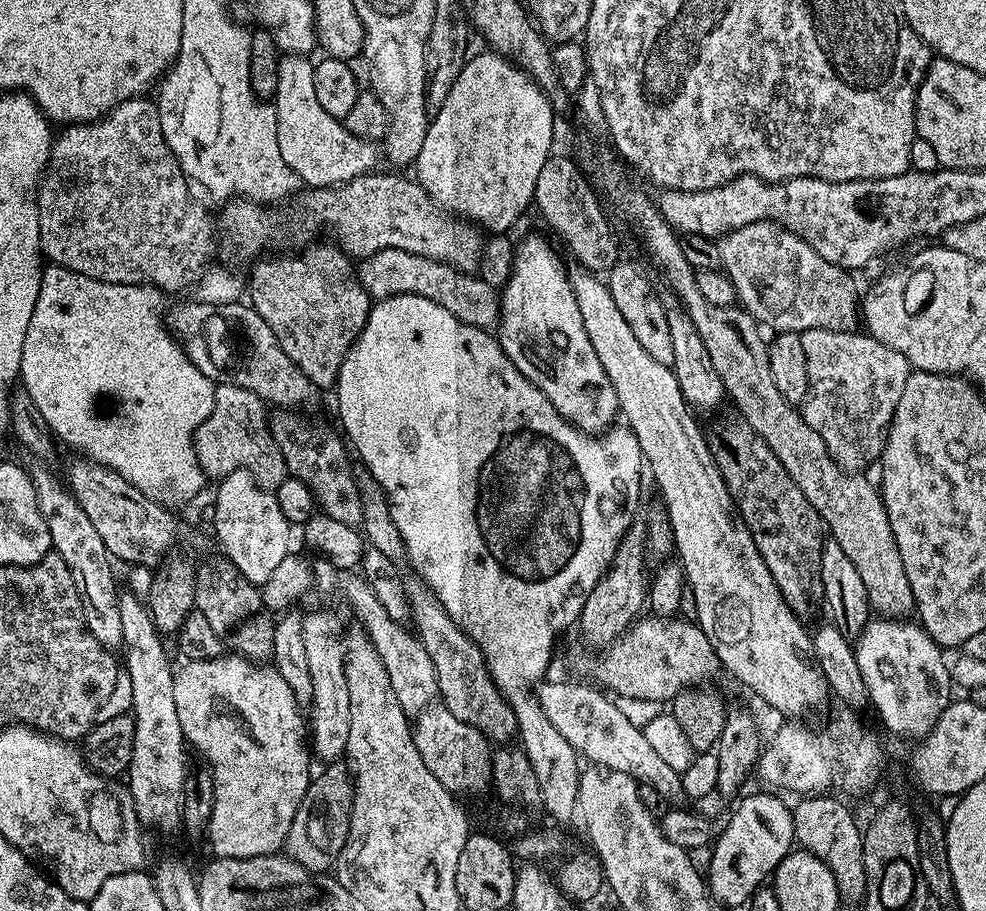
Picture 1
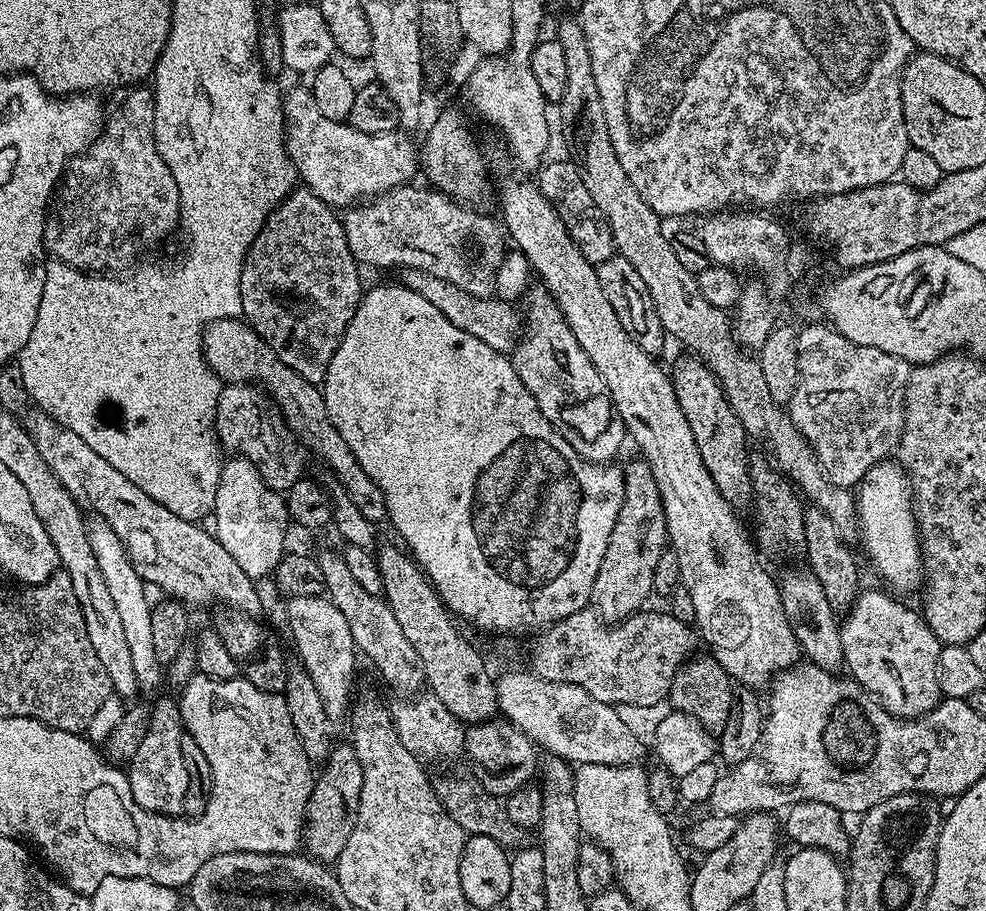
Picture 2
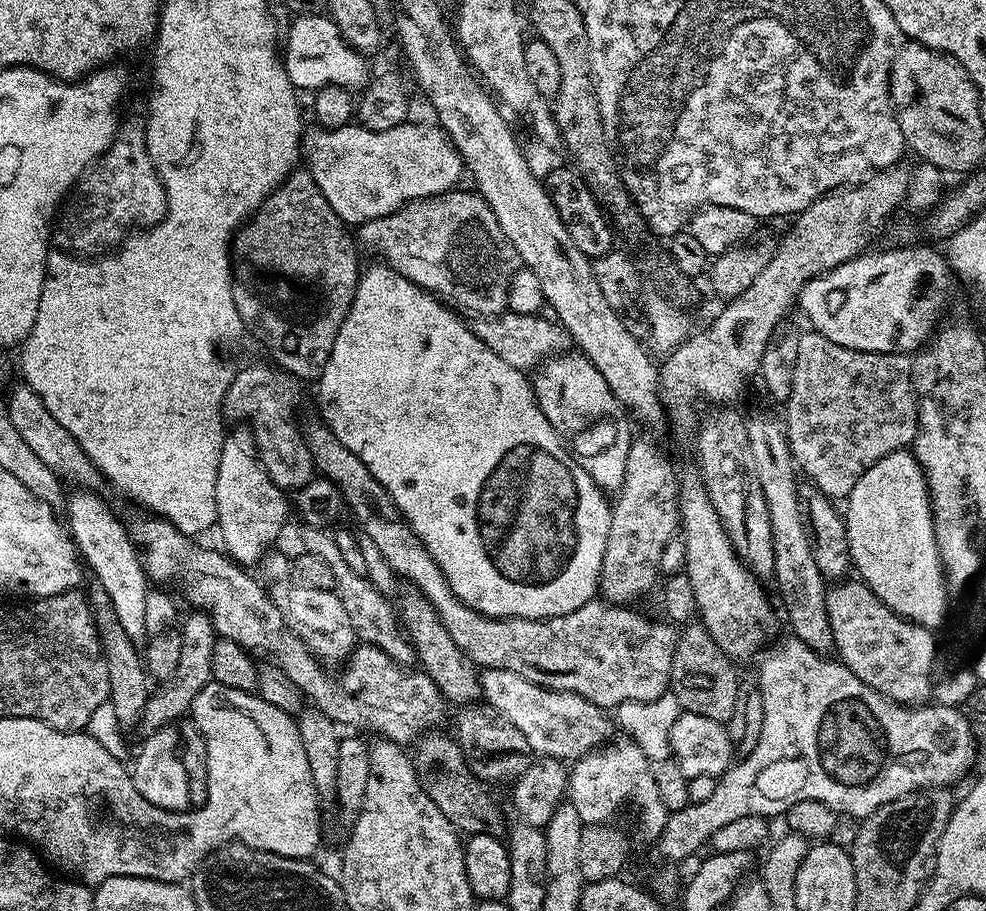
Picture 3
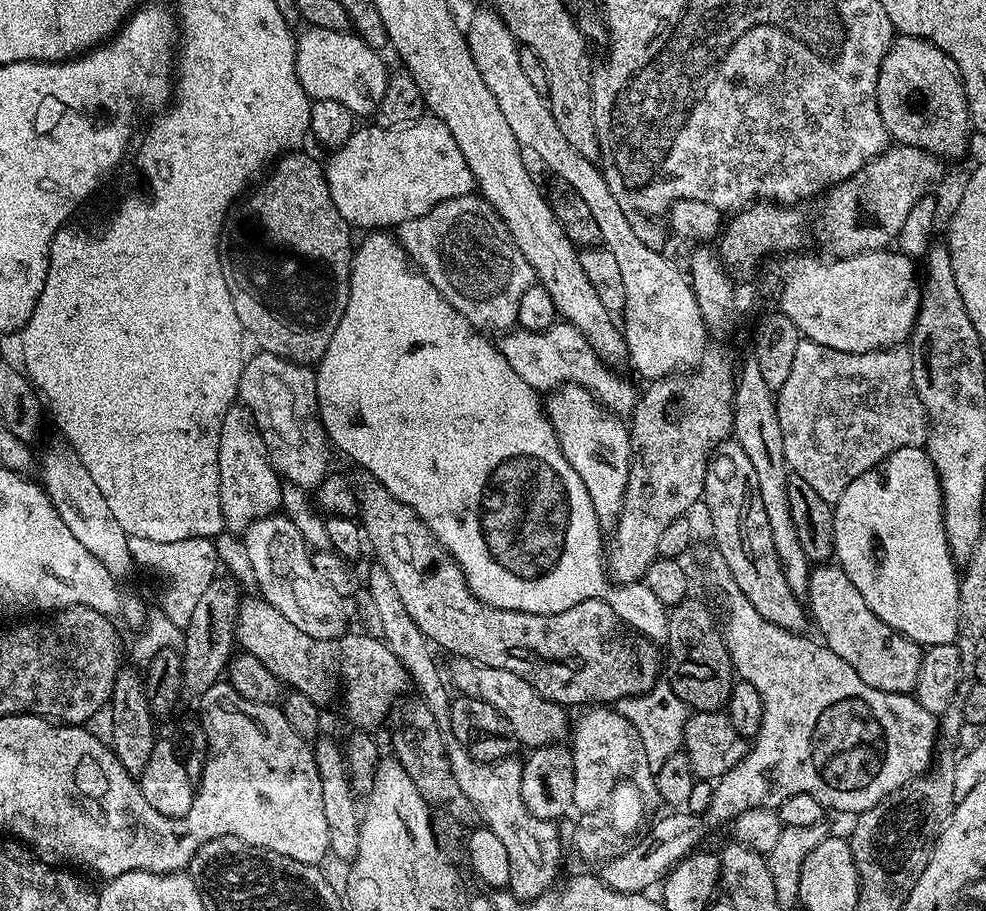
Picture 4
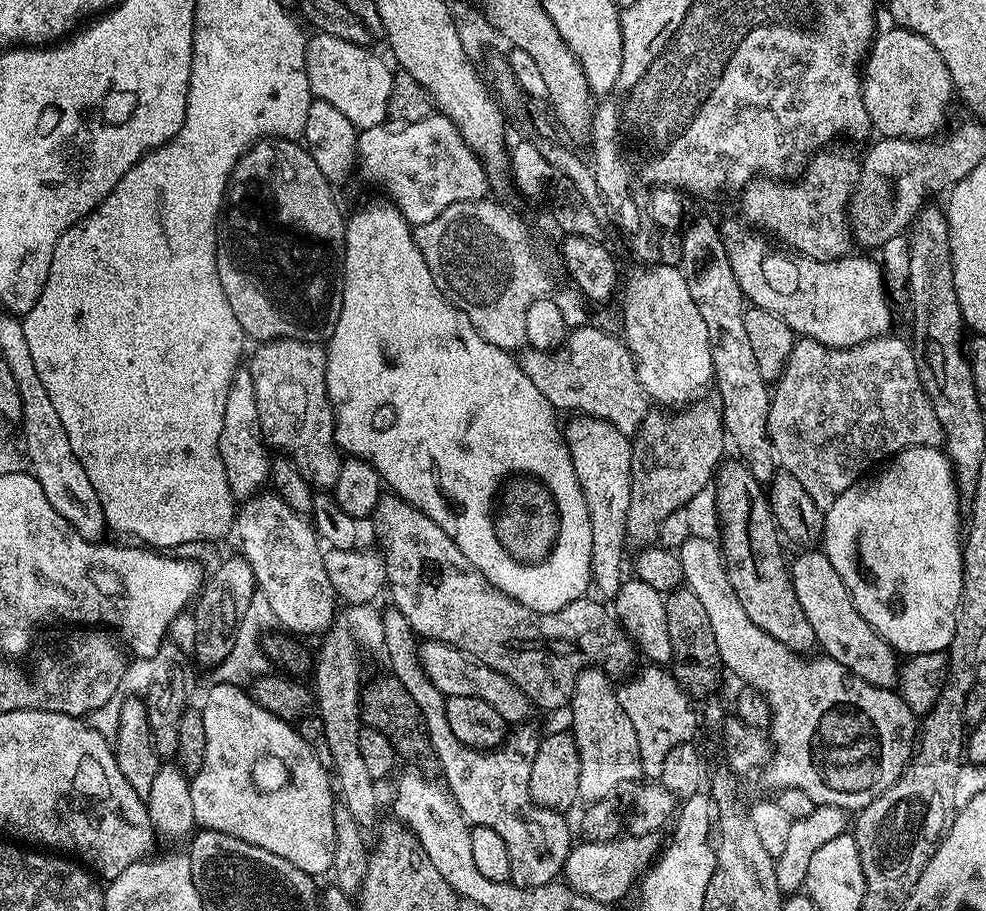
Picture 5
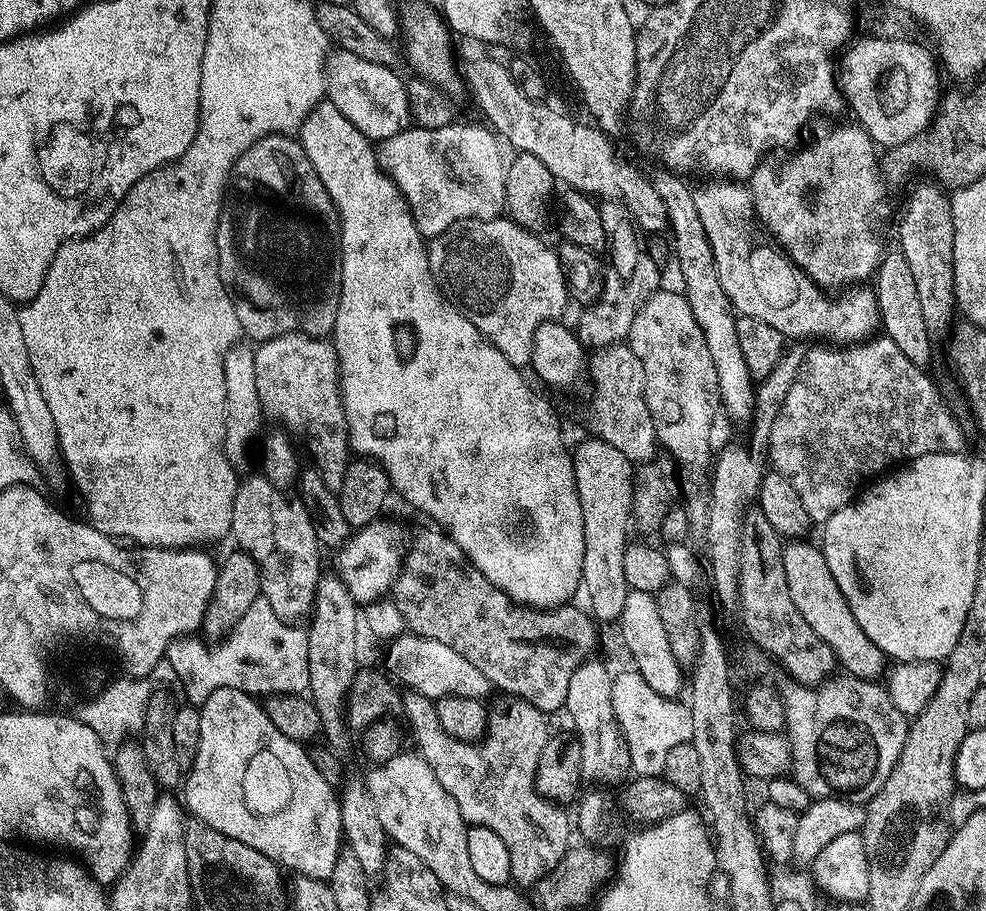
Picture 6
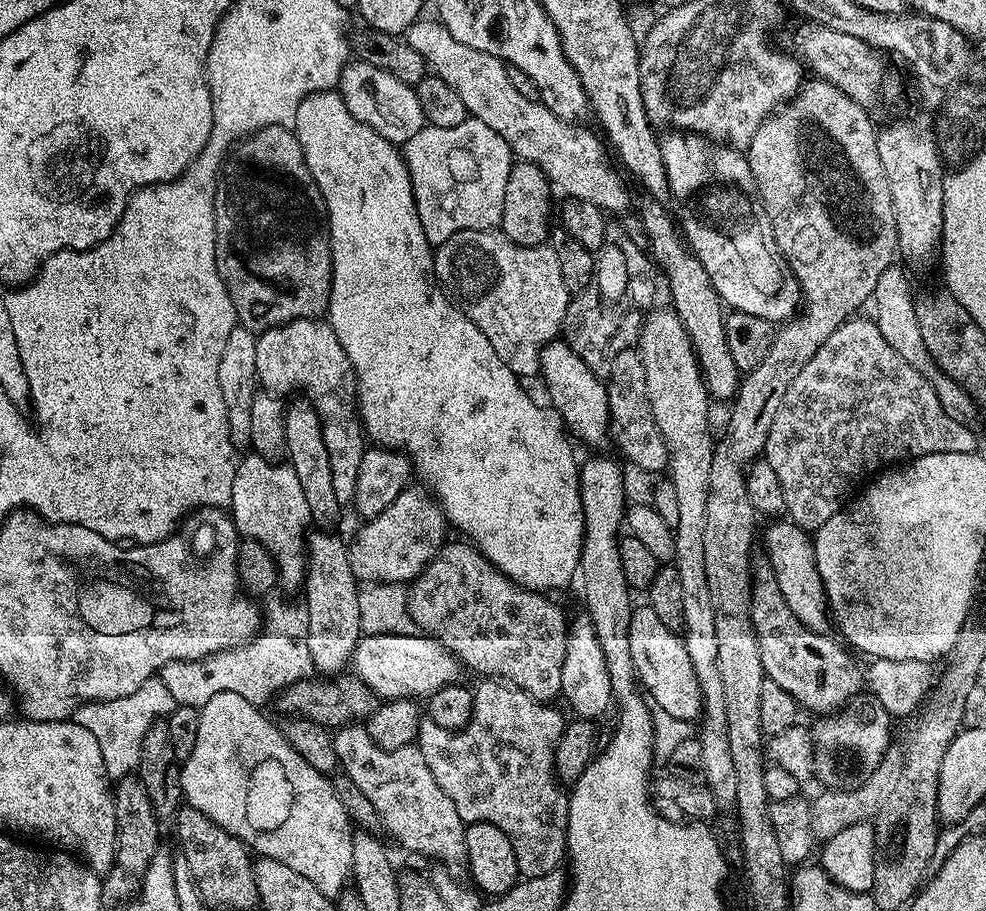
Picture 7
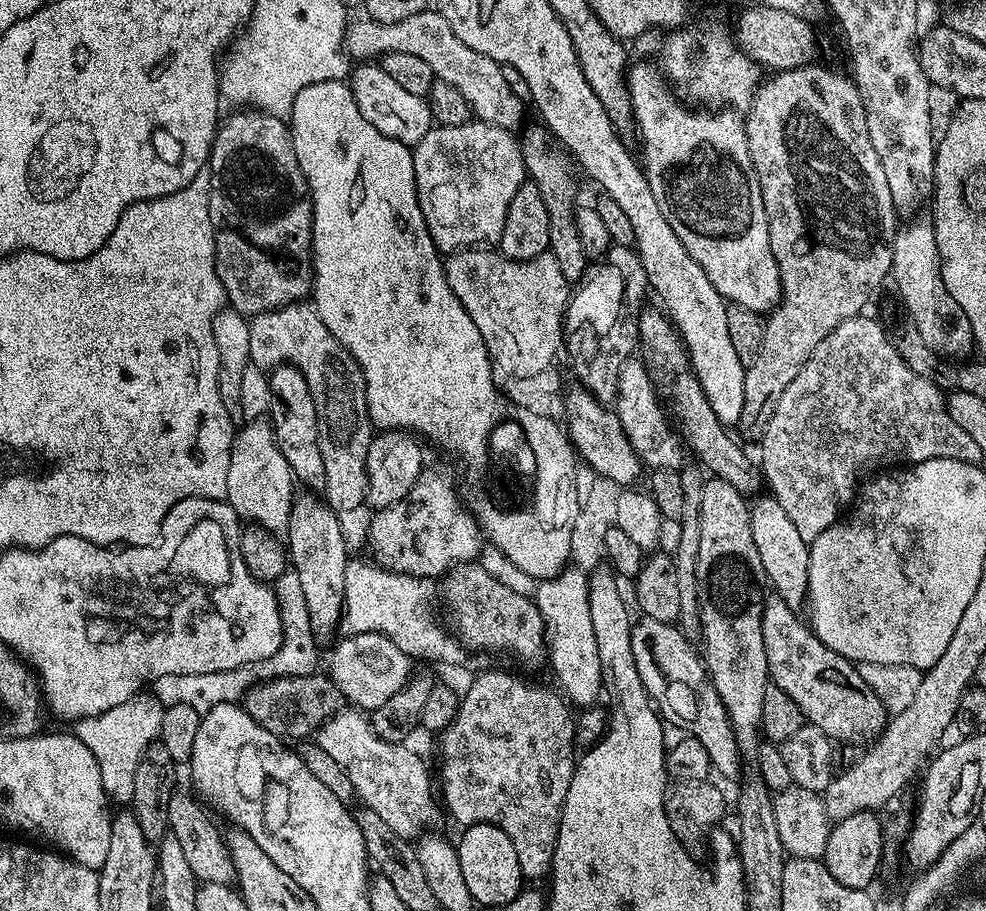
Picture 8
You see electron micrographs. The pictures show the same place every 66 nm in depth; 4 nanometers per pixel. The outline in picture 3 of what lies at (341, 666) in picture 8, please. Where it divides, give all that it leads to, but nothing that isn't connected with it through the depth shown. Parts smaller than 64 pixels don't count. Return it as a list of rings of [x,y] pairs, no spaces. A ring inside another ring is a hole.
[[[483,669],[480,672],[480,694],[483,703],[498,710],[498,714],[502,714],[502,718],[510,718],[510,722],[514,722],[514,726],[518,726],[518,730],[522,730],[526,742],[530,742],[532,751],[537,757],[549,756],[555,760],[575,762],[587,752],[595,752],[597,748],[609,743],[611,736],[608,735],[611,734],[612,728],[614,732],[614,724],[609,713],[605,709],[599,708],[594,702],[590,702],[578,694],[543,688],[522,678],[522,674],[514,674],[514,670]]]

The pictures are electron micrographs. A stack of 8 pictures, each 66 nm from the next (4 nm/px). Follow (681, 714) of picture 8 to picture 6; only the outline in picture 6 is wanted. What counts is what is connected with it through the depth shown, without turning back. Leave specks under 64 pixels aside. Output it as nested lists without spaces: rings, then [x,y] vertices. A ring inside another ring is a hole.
[[[629,591],[626,606],[618,621],[620,636],[632,655],[635,671],[641,672],[654,690],[663,696],[679,697],[680,687],[685,687],[686,672],[678,662],[674,650],[670,648],[670,638],[666,638],[666,626],[658,614],[658,602],[651,592]]]

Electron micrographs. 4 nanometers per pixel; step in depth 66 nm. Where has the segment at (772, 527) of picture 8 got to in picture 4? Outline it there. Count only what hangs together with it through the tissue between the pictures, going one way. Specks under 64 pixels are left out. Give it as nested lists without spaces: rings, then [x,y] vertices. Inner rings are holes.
[[[824,562],[813,567],[808,583],[807,611],[811,623],[821,632],[823,643],[828,645],[842,662],[854,666],[854,674],[869,686],[888,692],[911,693],[918,682],[920,673],[921,645],[915,644],[901,632],[895,632],[870,606],[866,606],[862,594],[854,582],[835,562]]]

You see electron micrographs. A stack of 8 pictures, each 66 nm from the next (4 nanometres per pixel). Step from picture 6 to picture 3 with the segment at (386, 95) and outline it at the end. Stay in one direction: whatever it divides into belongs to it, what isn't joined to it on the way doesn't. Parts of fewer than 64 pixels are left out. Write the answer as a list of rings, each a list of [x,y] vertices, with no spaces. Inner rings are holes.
[[[300,14],[293,19],[292,32],[286,37],[282,48],[282,59],[288,69],[292,87],[297,90],[312,88],[347,88],[363,90],[368,87],[369,61],[345,42],[338,26],[326,14]],[[357,88],[357,89],[356,89]]]

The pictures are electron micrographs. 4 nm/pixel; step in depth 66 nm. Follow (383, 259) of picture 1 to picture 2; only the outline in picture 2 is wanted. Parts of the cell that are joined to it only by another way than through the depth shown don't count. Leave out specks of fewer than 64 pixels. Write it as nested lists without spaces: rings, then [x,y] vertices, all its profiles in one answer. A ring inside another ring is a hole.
[[[413,268],[403,269],[399,273],[398,280],[405,288],[422,294],[422,298],[426,298],[430,306],[438,306],[438,310],[442,310],[442,314],[446,314],[446,318],[450,318],[450,322],[458,326],[458,330],[466,330],[466,334],[474,334],[478,342],[486,342],[486,346],[505,354],[511,353],[516,347],[522,335],[522,316],[519,311],[515,312],[517,309],[513,305],[495,298],[471,296],[464,290],[458,290],[458,286],[450,282]]]

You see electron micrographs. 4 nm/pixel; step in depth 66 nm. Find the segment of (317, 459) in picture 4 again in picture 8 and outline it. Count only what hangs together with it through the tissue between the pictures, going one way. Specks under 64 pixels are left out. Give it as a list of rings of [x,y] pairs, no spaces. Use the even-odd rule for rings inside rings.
[[[311,303],[287,304],[273,312],[251,317],[250,361],[271,370],[279,364],[292,364],[306,378],[320,423],[320,449],[326,462],[326,486],[323,499],[333,512],[345,514],[366,504],[366,454],[374,435],[374,425],[366,406],[366,382],[358,362],[344,349],[342,342],[326,330]]]

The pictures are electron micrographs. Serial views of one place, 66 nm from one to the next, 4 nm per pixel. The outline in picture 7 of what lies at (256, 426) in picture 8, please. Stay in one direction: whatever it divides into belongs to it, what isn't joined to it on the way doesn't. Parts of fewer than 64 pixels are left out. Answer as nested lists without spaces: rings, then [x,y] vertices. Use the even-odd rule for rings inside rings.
[[[248,454],[236,465],[234,482],[230,486],[230,515],[236,531],[245,540],[262,542],[276,563],[276,579],[279,587],[288,592],[299,593],[304,583],[306,571],[306,533],[310,528],[310,517],[306,498],[302,494],[302,482],[294,474],[291,464],[267,460],[255,454]]]

